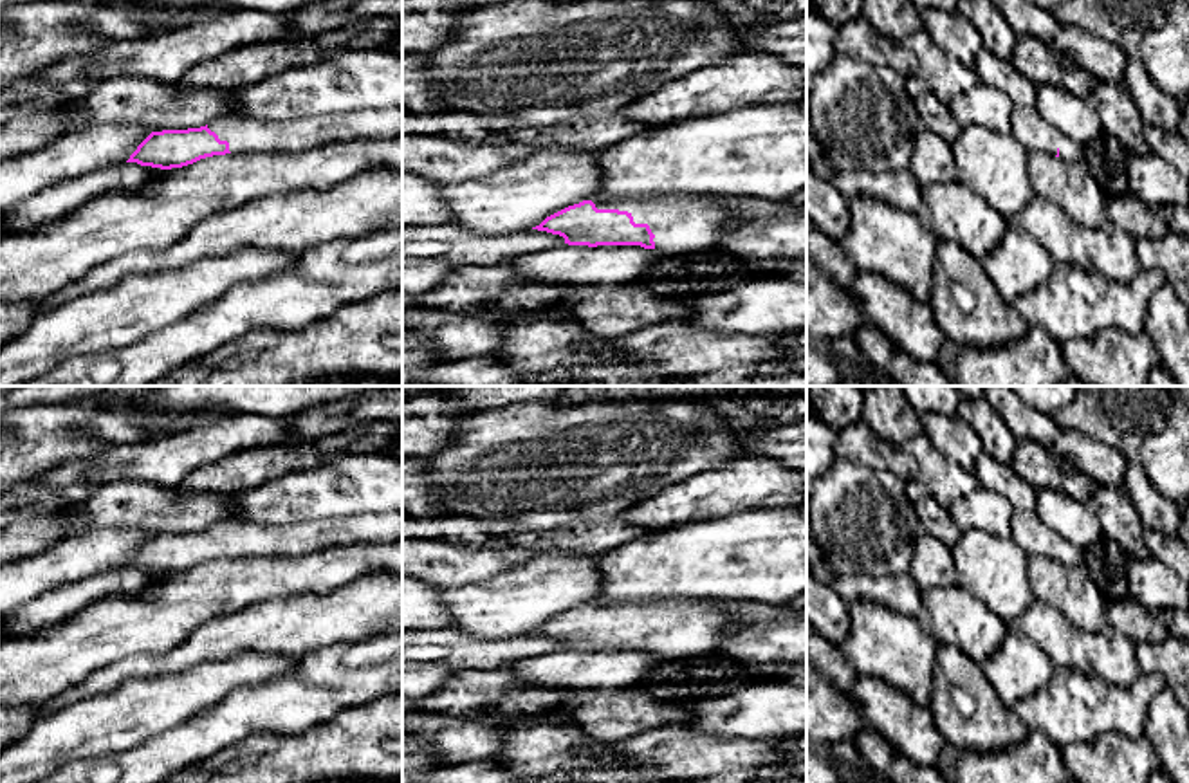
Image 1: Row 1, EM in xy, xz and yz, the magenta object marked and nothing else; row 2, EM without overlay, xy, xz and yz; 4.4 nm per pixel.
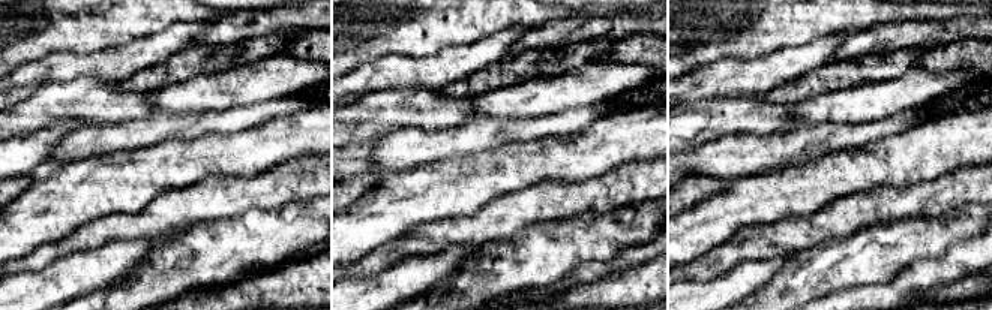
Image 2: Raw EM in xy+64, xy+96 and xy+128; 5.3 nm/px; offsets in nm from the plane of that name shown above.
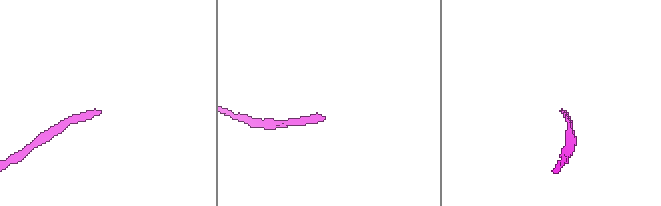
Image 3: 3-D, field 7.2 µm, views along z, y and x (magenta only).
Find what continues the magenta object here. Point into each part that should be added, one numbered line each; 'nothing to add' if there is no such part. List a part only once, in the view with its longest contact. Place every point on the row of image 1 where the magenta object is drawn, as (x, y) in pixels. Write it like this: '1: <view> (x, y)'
1: xz (682, 222)

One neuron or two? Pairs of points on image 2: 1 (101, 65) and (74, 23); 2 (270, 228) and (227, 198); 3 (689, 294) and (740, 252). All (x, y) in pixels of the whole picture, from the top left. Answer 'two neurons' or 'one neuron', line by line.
1: two neurons
2: two neurons
3: two neurons

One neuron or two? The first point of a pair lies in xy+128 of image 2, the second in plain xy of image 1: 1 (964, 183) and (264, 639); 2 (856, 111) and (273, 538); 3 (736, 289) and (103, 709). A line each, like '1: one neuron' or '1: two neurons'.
1: one neuron
2: two neurons
3: one neuron

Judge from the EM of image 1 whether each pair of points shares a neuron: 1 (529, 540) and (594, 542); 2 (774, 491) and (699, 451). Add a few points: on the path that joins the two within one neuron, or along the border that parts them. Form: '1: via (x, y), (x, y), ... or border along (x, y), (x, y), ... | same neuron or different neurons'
1: via (545, 540), (578, 540) | same neuron
2: border along (722, 466), (711, 471), (699, 471), (681, 482) | different neurons

